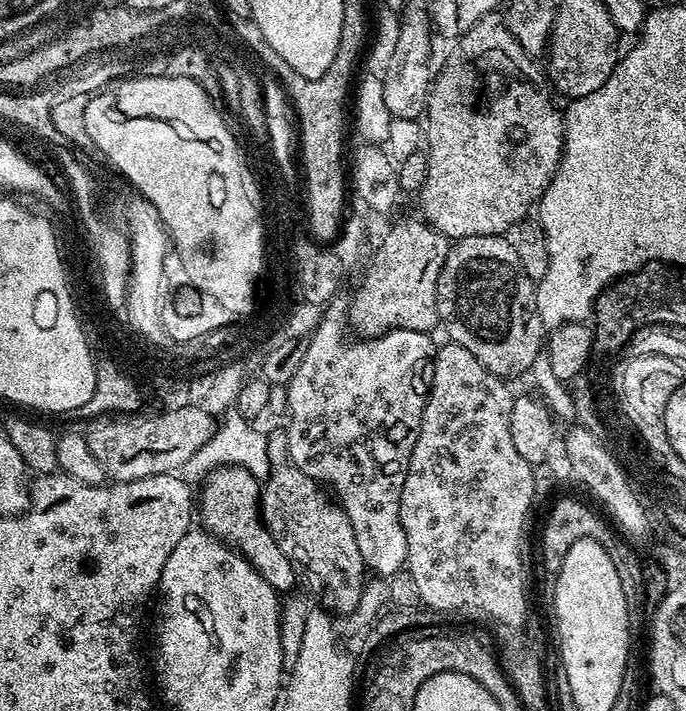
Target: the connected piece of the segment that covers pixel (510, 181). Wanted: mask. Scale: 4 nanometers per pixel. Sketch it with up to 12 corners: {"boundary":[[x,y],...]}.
{"boundary":[[485,16],[428,94],[419,215],[504,236],[564,155],[531,55]]}

